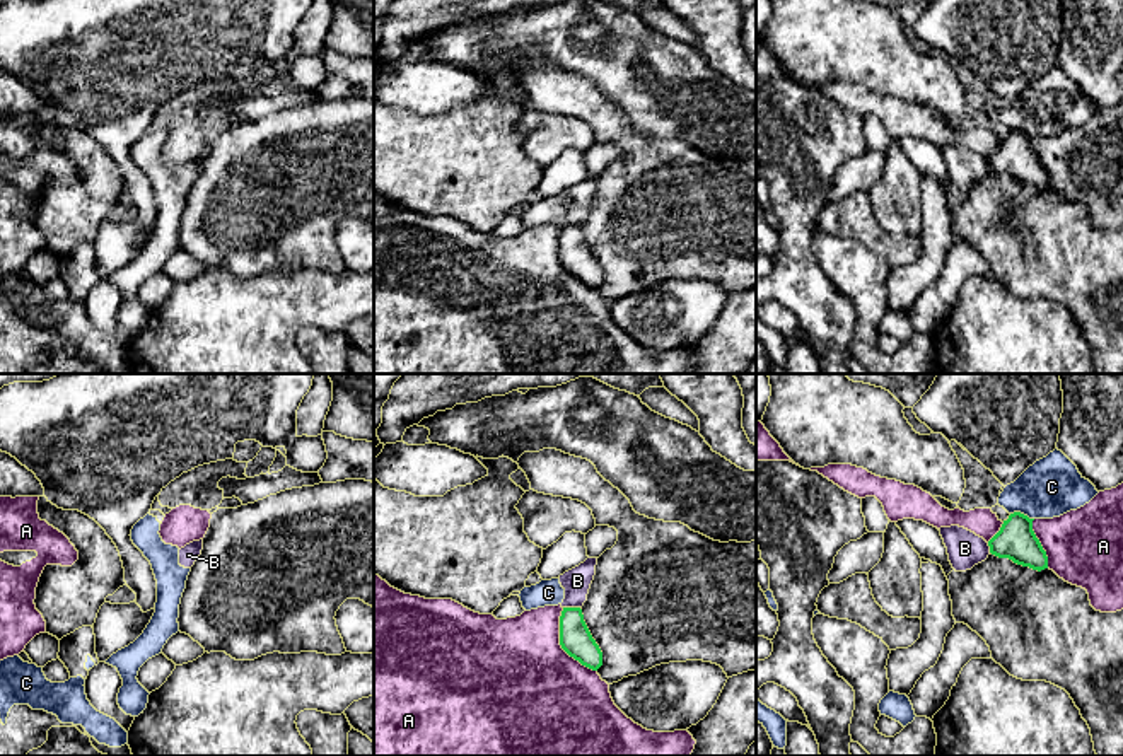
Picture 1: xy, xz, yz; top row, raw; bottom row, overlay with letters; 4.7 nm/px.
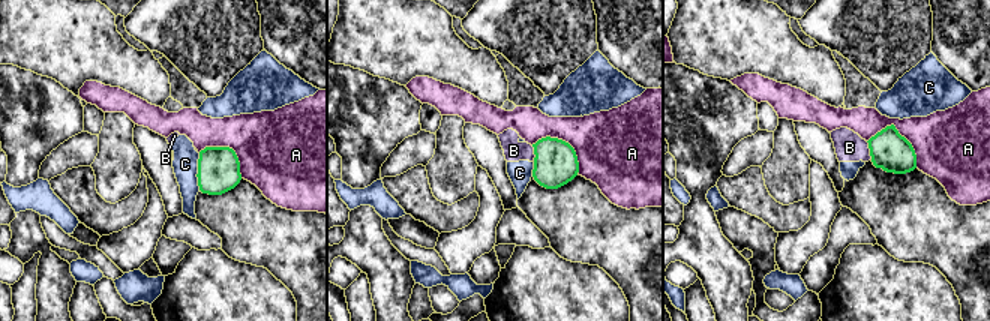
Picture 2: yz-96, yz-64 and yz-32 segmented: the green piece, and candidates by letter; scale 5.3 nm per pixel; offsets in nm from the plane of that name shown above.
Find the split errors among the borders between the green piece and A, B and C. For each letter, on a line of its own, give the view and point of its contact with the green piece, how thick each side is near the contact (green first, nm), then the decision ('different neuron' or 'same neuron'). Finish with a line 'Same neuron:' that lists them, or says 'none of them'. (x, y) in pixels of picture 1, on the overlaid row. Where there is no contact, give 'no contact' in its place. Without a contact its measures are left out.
A: xz (560, 644) | 150/500 nm | different neuron
B: xz (572, 608) | 150/130 nm | different neuron
C: yz (1023, 514) | 190/280 nm | different neuron
Same neuron: none of them

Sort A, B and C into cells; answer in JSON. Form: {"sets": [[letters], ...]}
{"sets": [["A"], ["B", "C"]]}

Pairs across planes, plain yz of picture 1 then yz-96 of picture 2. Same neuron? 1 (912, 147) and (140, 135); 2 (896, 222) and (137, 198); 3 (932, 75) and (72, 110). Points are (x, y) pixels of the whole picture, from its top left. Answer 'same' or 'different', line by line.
1: same
2: different
3: different

